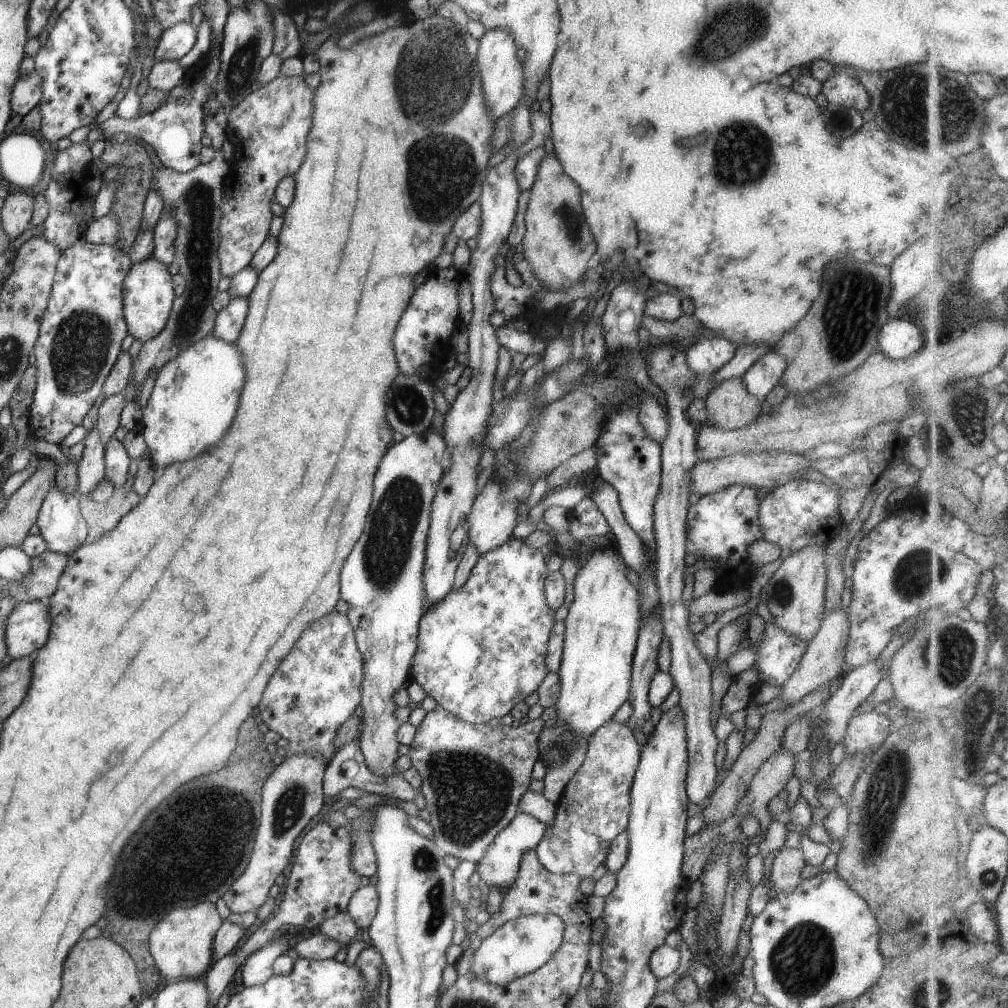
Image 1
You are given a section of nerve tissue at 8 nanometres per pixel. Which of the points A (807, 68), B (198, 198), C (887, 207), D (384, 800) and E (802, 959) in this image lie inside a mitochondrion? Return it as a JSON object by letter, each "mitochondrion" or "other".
{"A":"other","B":"mitochondrion","C":"other","D":"other","E":"mitochondrion"}

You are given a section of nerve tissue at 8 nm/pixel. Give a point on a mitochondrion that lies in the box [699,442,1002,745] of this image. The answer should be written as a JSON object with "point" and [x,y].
{"point":[920,570]}

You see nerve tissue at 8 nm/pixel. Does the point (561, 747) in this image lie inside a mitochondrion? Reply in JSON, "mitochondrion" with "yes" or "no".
{"mitochondrion":"no"}

